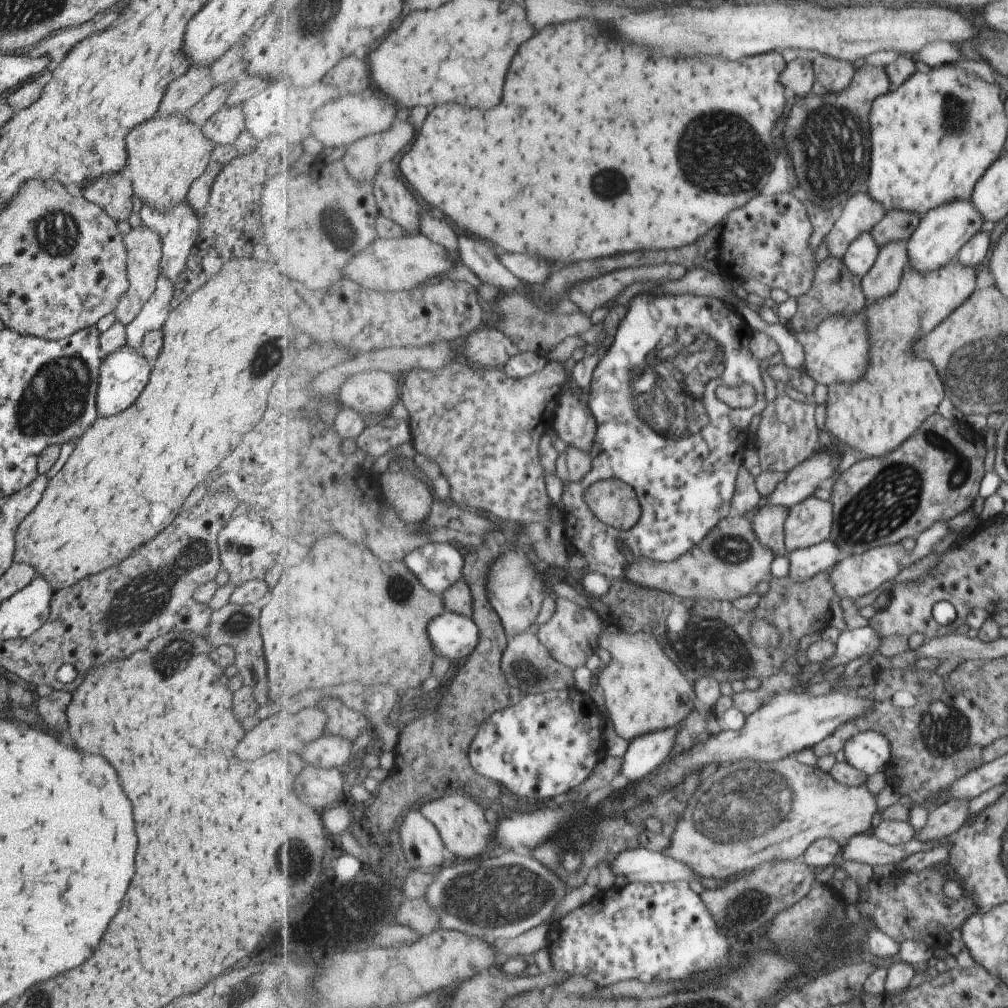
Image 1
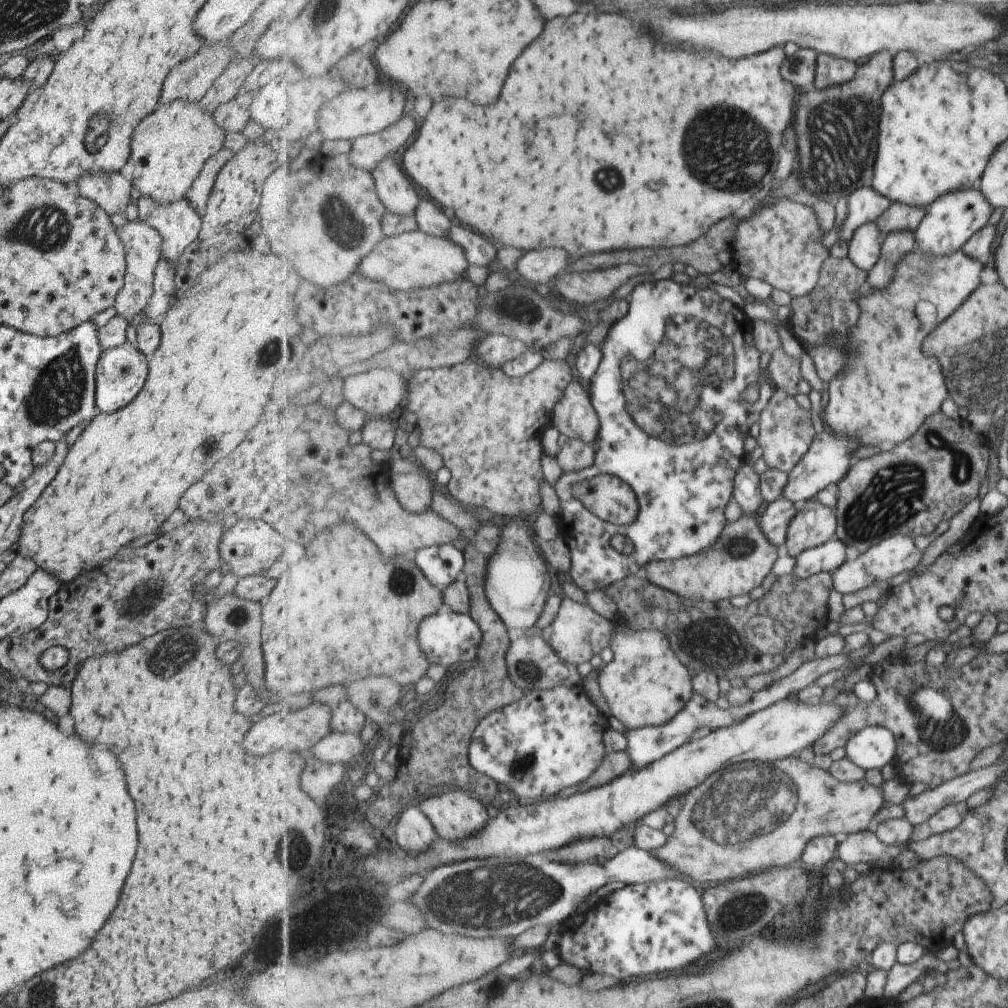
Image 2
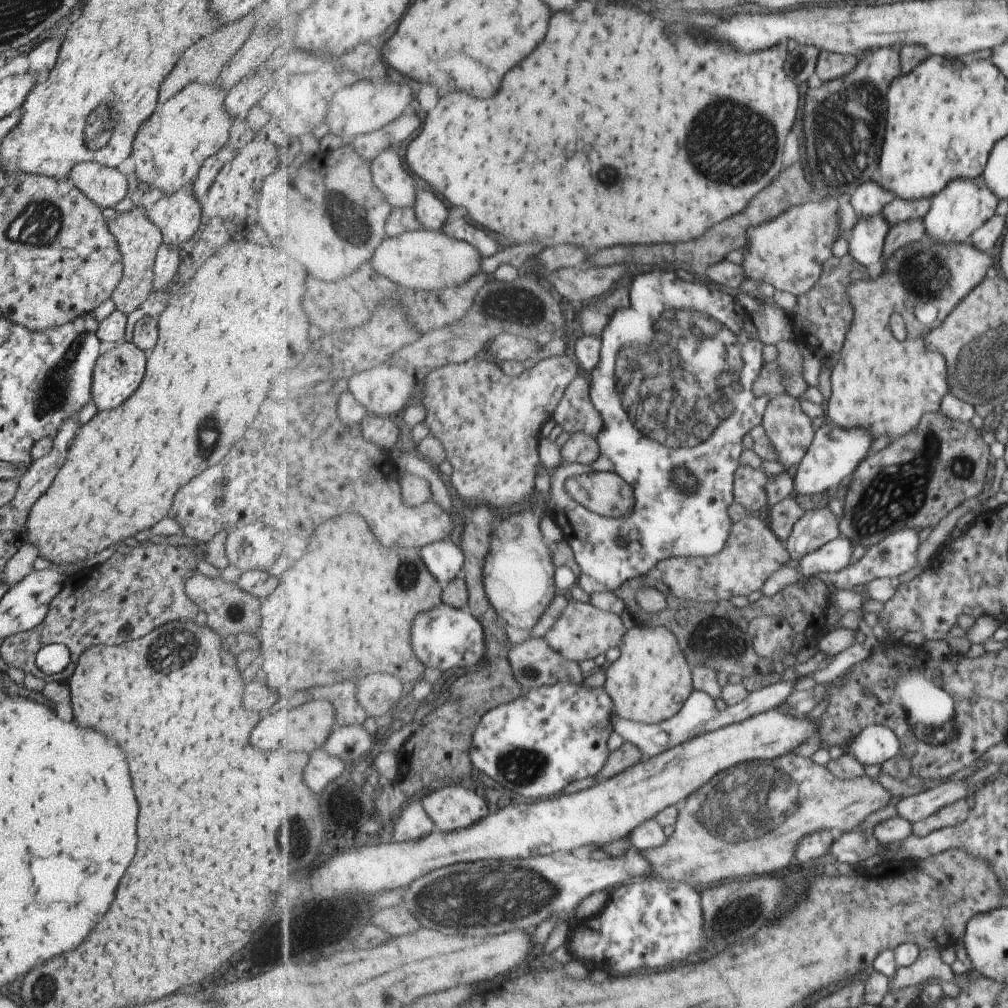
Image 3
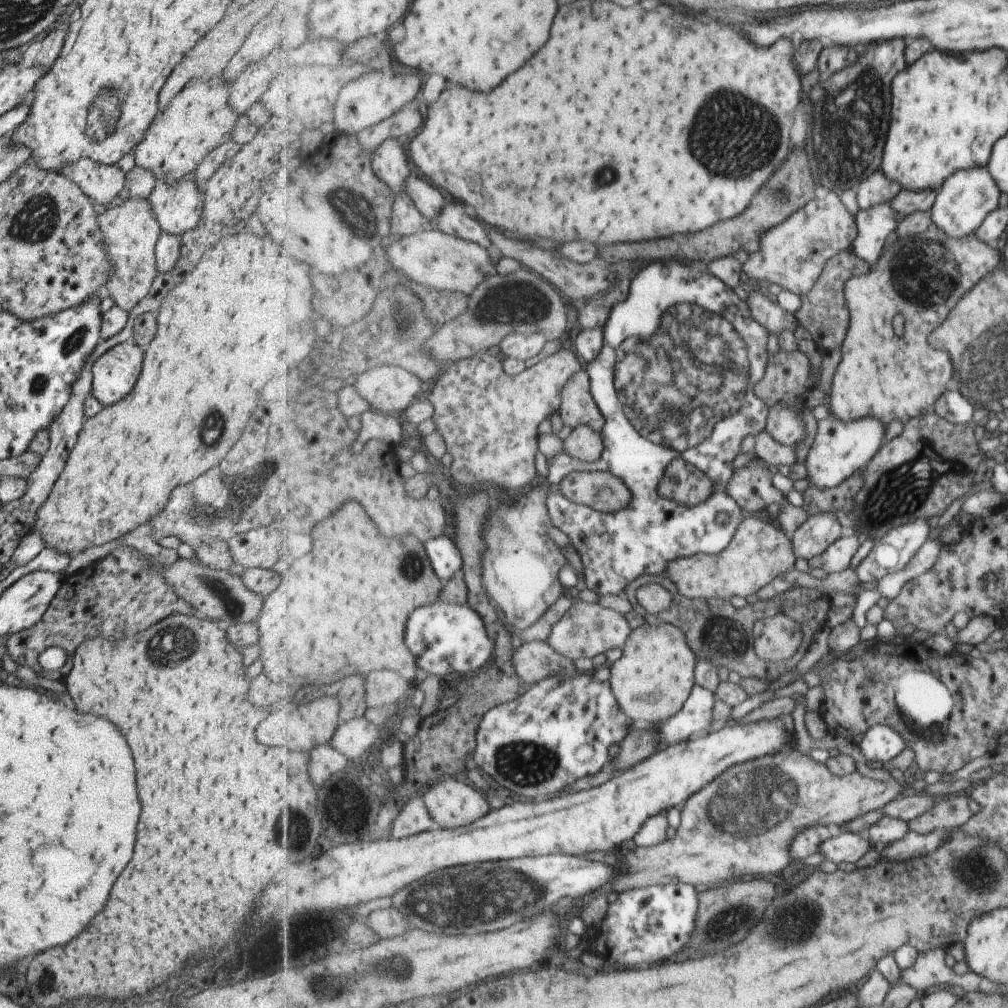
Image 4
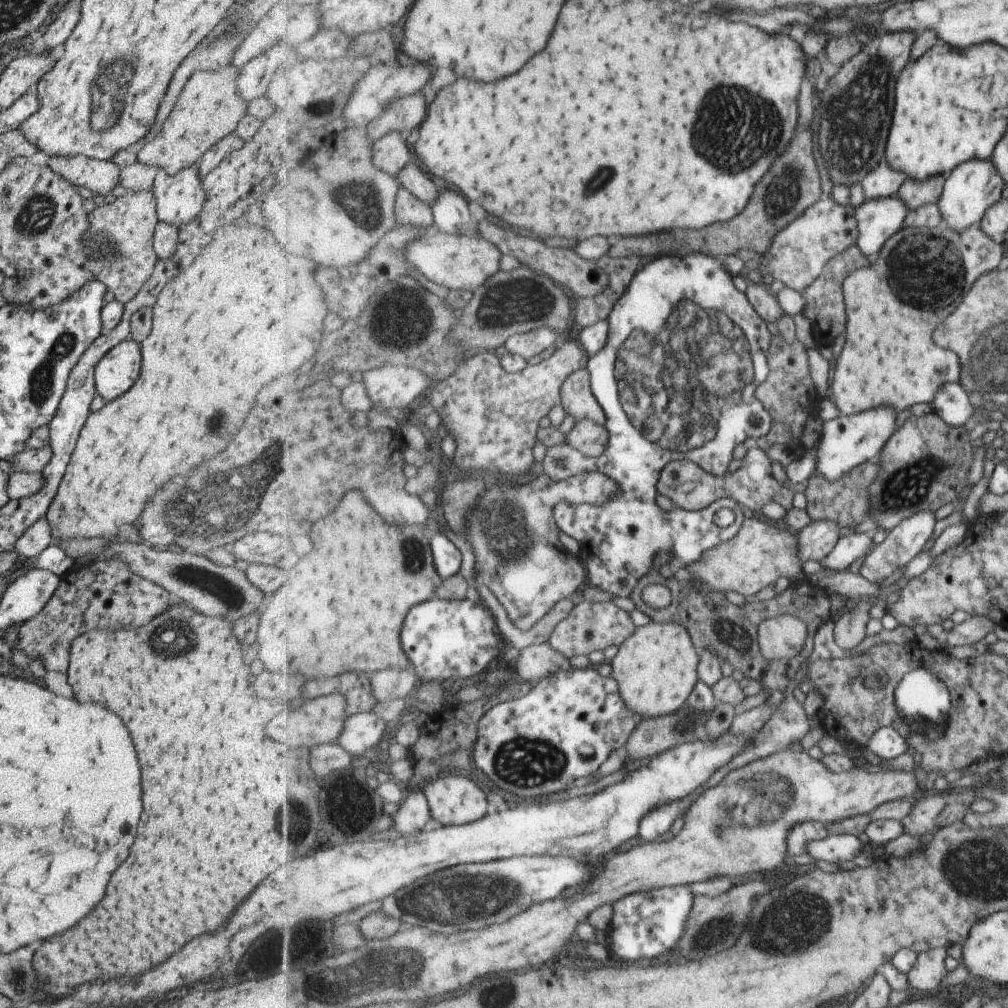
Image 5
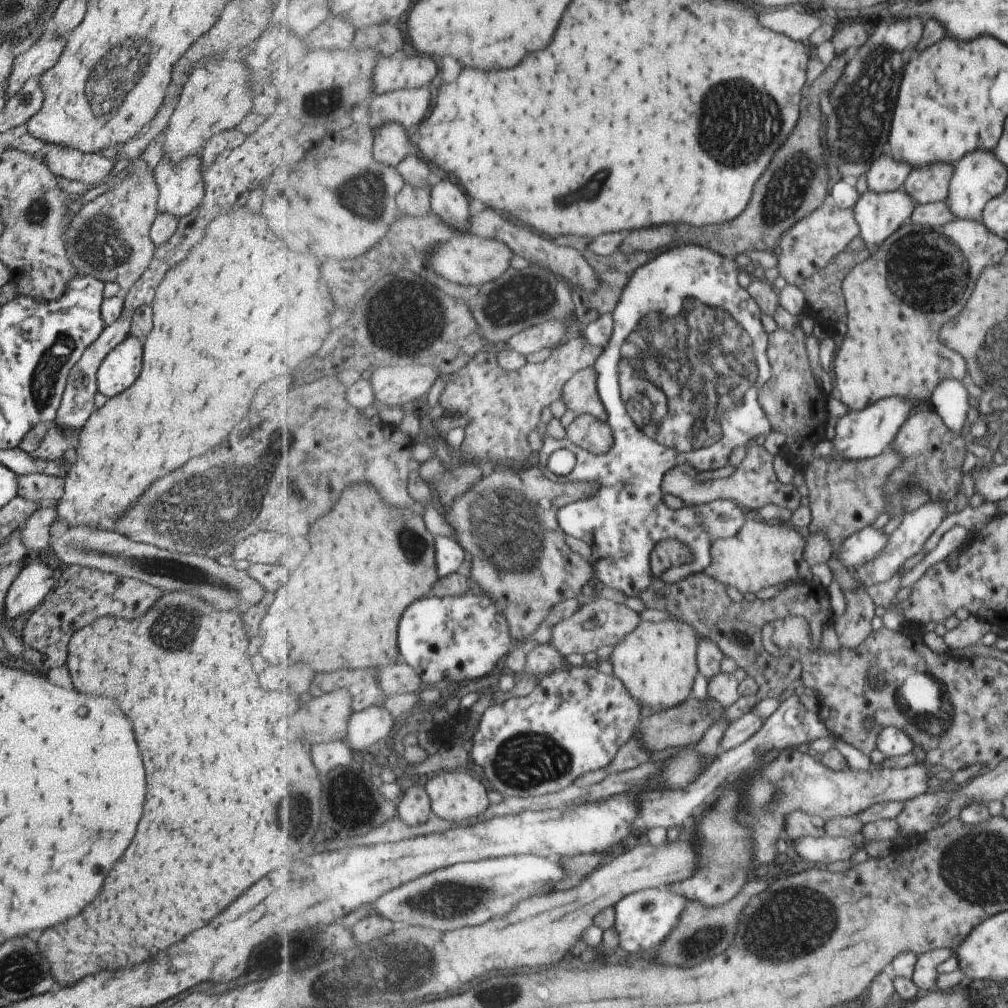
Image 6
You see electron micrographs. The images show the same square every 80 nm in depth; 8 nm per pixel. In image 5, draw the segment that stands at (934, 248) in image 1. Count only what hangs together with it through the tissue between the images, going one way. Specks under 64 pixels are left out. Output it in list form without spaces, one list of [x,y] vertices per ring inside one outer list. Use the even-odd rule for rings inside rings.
[[[973,159],[959,164],[947,174],[944,191],[938,202],[944,216],[944,227],[955,232],[979,225],[989,205],[1000,200],[1004,179],[990,159]]]

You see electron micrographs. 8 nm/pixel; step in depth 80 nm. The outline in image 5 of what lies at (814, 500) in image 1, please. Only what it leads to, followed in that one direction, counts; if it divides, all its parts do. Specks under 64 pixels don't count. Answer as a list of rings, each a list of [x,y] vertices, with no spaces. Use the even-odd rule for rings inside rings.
[[[831,520],[812,522],[798,534],[800,556],[822,563],[832,552],[841,536],[840,526]]]

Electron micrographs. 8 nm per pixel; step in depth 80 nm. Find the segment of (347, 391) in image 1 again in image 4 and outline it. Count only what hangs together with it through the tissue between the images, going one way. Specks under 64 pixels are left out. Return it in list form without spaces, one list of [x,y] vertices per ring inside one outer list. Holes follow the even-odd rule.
[[[394,363],[365,371],[357,378],[355,386],[370,402],[372,410],[383,414],[407,410],[421,392],[423,382],[413,372]]]

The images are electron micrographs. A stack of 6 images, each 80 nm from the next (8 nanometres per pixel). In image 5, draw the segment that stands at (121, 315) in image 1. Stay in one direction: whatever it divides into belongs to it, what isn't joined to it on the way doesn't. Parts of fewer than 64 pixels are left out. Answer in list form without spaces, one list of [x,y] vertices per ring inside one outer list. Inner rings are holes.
[[[149,188],[137,192],[127,189],[113,202],[97,200],[86,219],[88,225],[80,242],[88,269],[123,306],[142,289],[159,259],[152,247],[153,231],[158,221],[154,196]]]

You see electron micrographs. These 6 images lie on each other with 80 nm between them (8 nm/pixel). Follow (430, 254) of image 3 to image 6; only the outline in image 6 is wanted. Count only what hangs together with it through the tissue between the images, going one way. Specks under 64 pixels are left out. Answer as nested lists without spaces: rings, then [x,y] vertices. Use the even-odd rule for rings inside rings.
[[[467,234],[454,237],[451,241],[436,247],[426,260],[433,262],[431,266],[439,276],[476,290],[488,282],[503,277],[511,269],[514,254],[514,250],[506,242]]]

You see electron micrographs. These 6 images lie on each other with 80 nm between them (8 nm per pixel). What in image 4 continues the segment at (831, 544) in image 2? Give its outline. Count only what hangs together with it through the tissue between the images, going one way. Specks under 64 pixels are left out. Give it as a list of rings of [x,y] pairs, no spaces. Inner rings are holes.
[[[857,534],[841,537],[819,557],[813,557],[809,561],[809,569],[821,568],[826,574],[847,570],[862,541]]]

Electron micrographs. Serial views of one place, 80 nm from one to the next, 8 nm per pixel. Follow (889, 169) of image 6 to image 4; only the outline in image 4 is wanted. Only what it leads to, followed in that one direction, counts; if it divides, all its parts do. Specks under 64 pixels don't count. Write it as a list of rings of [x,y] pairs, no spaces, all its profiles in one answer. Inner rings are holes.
[[[881,169],[872,174],[857,188],[859,210],[891,202],[902,189],[900,182],[890,179]]]

